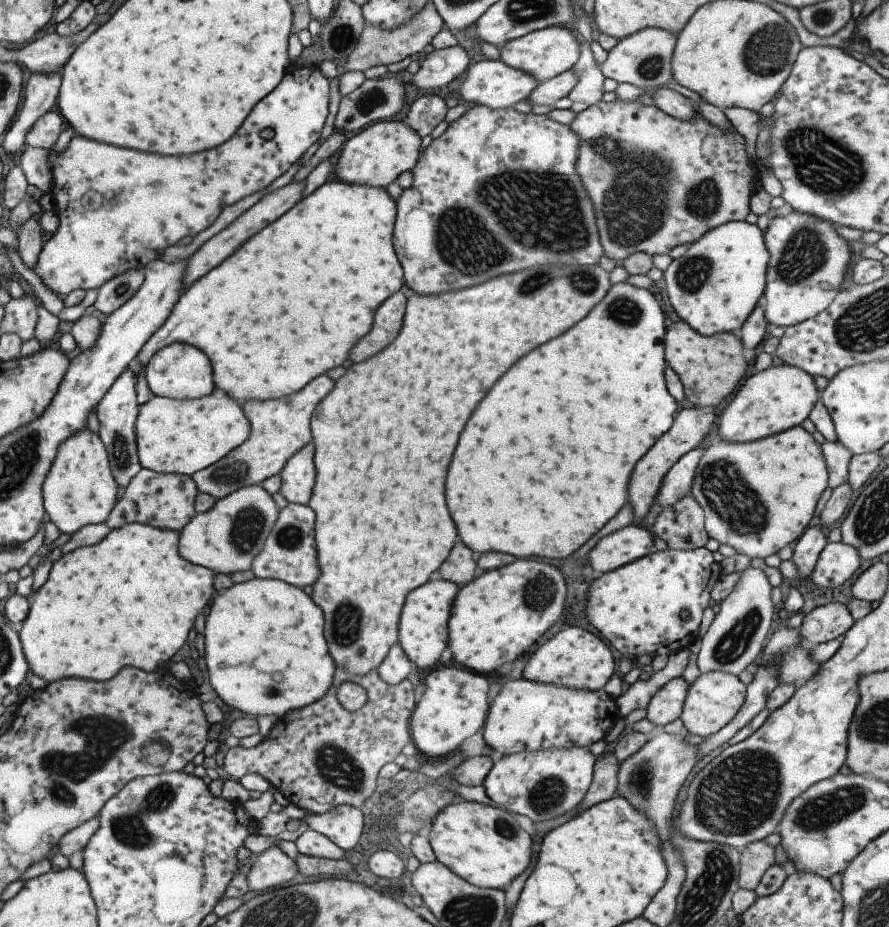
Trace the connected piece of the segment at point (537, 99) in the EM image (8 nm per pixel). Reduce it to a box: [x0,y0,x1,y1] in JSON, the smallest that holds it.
[527,70,577,106]

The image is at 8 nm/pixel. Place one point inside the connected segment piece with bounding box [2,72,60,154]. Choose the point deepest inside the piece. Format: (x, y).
(41, 90)

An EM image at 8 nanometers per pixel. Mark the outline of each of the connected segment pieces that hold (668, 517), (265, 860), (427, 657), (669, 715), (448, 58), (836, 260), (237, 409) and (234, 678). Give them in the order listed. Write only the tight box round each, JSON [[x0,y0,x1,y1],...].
[[652,494,708,550],[245,843,297,892],[398,579,458,670],[645,677,688,729],[410,45,469,90],[761,209,849,327],[134,387,249,476],[203,577,336,718]]

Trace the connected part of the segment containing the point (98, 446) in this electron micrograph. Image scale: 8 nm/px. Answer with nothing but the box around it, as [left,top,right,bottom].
[41,428,116,538]

